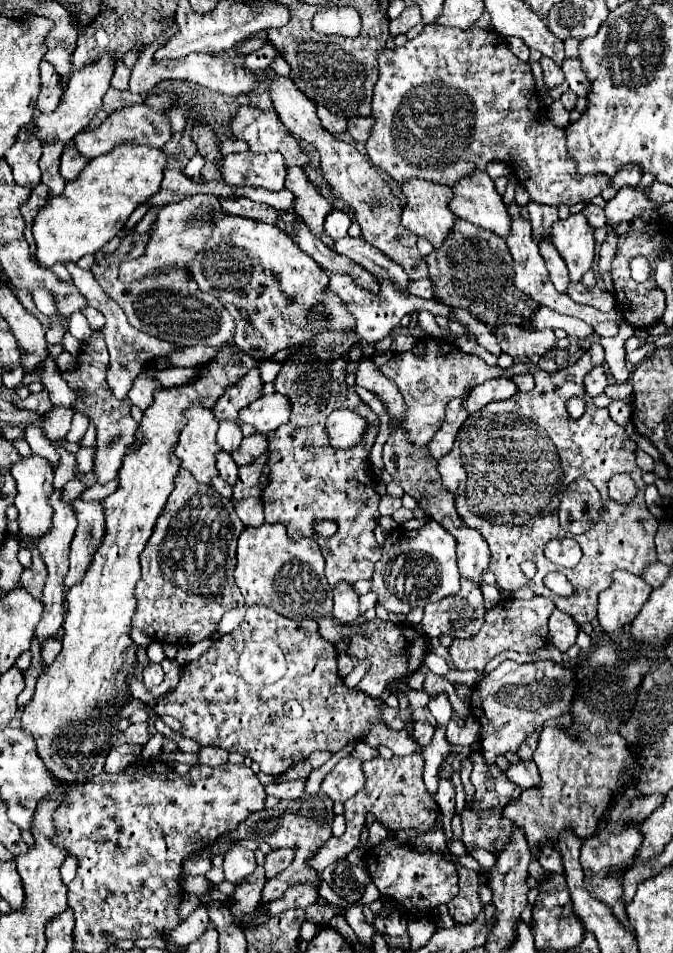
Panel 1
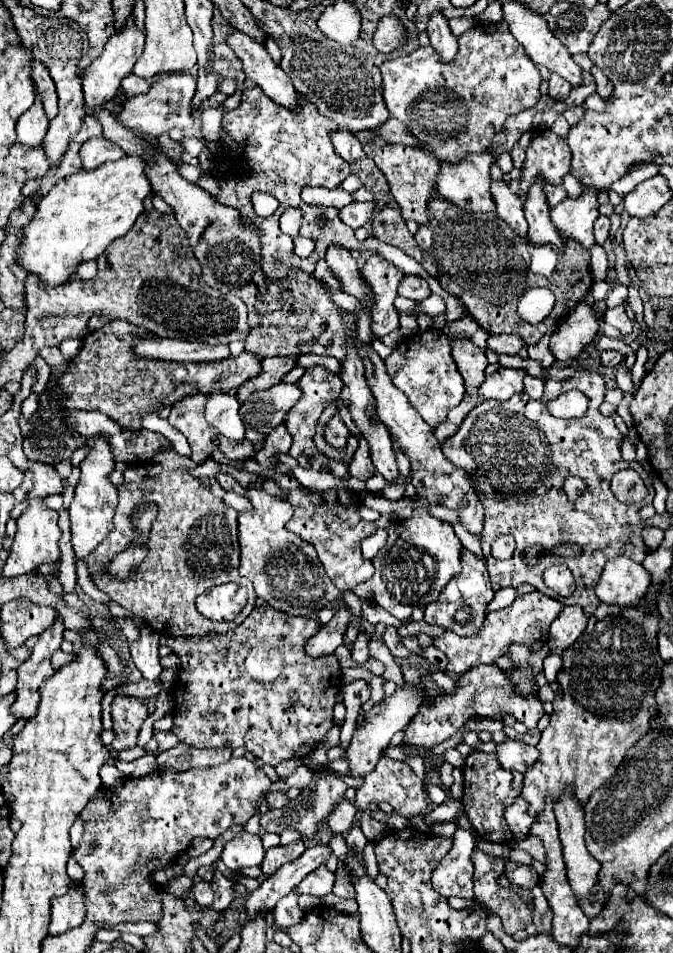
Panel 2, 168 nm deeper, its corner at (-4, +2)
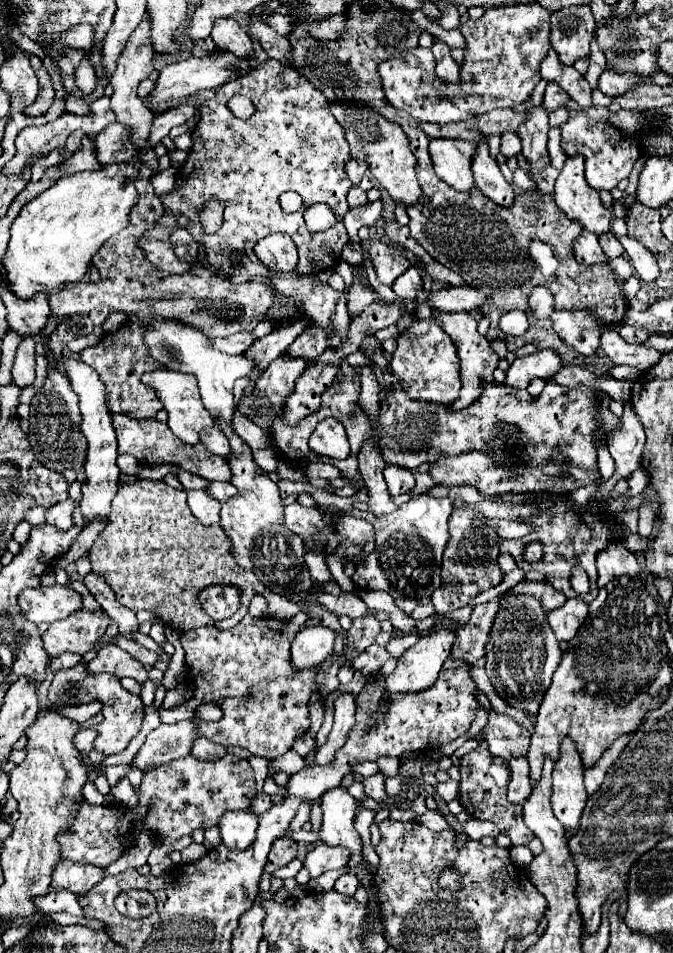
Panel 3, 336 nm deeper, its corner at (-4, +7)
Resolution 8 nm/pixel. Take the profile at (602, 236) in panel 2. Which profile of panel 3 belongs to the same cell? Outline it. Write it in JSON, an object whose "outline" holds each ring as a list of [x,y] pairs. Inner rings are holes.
{"outline":[[[612,231],[600,235],[598,239],[600,239],[600,245],[602,245],[604,253],[608,255],[608,259],[616,259],[616,257],[620,257],[624,253],[624,247],[620,245],[620,241],[616,239],[616,235]]]}

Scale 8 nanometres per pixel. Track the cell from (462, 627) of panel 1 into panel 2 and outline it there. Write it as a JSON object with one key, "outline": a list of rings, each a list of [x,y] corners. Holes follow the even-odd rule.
{"outline":[[[462,548],[462,572],[458,576],[454,576],[454,580],[450,580],[450,584],[446,584],[446,588],[440,592],[436,602],[426,606],[424,622],[432,624],[432,626],[448,628],[448,630],[456,632],[458,636],[472,636],[480,630],[484,616],[486,616],[484,610],[492,598],[494,598],[494,590],[492,590],[484,560],[478,558],[476,554],[472,554],[470,550]]]}

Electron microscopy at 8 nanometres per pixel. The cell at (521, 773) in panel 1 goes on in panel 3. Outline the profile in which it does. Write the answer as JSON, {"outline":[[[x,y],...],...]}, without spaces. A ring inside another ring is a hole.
{"outline":[[[492,713],[488,725],[484,727],[484,733],[494,757],[510,761],[514,757],[526,757],[530,749],[530,733],[506,715]]]}

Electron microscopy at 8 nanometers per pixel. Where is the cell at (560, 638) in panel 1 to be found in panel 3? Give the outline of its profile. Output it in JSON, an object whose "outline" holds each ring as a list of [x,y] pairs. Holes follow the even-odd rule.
{"outline":[[[576,597],[568,599],[560,609],[554,609],[548,613],[548,625],[552,627],[558,641],[570,641],[578,627],[584,623],[588,615],[588,605]]]}

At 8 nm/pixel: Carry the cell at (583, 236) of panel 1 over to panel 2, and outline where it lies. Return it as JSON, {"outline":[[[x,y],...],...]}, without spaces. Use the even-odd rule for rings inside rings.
{"outline":[[[584,186],[578,198],[562,200],[552,208],[550,216],[560,234],[576,238],[584,248],[592,248],[596,244],[592,226],[598,218],[598,206],[598,190],[592,186]]]}

